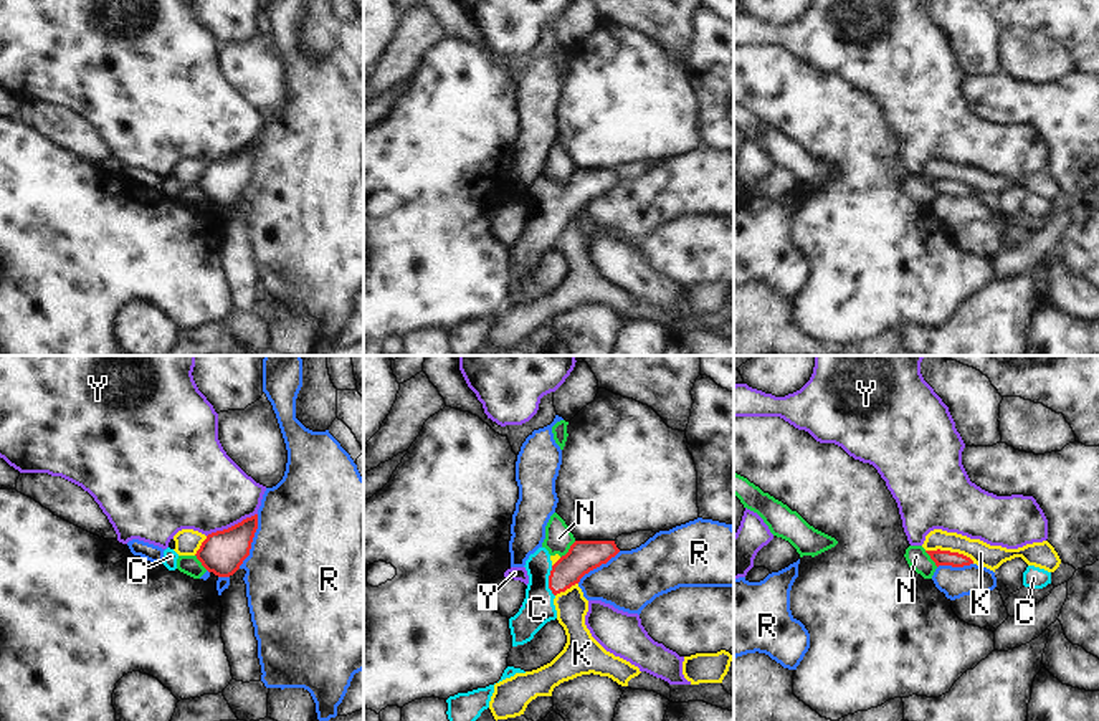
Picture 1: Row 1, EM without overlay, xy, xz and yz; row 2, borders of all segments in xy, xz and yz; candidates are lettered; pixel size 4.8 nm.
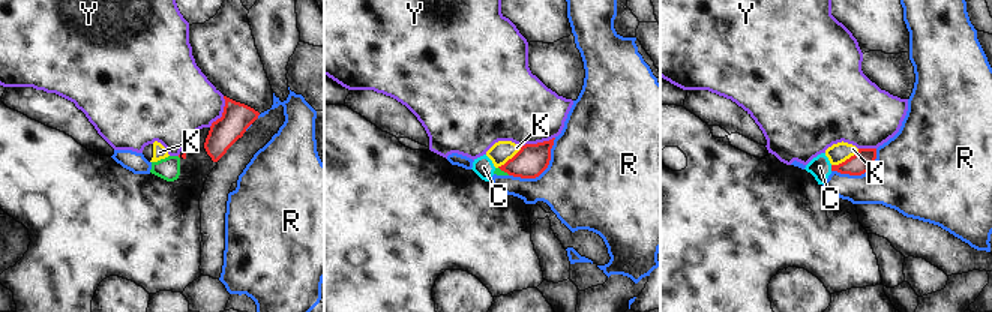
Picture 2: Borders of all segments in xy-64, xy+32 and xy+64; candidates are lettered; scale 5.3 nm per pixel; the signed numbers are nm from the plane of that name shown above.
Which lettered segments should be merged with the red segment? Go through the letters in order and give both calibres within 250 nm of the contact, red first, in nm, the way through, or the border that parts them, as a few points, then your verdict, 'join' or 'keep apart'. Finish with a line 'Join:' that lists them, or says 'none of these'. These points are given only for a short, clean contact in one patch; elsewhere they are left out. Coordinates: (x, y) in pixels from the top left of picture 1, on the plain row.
C: calibres 160 and 160 nm; way xz (584, 186), (564, 204), (549, 210), (539, 224), (537, 238); join
K: calibres 80 and 110 nm; border yz (926, 179), (957, 181), (974, 192); keep apart
N: calibres 160 and 130 nm; border xz (575, 171), (561, 187); keep apart
R: calibres 220 and 500 nm; keep apart
Y: calibres 220 and 420 nm; border xy (256, 143), (207, 166); keep apart
Join: C

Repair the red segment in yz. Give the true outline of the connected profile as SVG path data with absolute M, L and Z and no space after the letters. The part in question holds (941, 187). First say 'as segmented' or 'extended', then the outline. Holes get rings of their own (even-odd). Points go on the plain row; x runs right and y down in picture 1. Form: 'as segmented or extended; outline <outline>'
as segmented; outline M925 180L935 195L952 195L952 197L963 197L973 193L973 190L963 184L950 182L950 180Z

